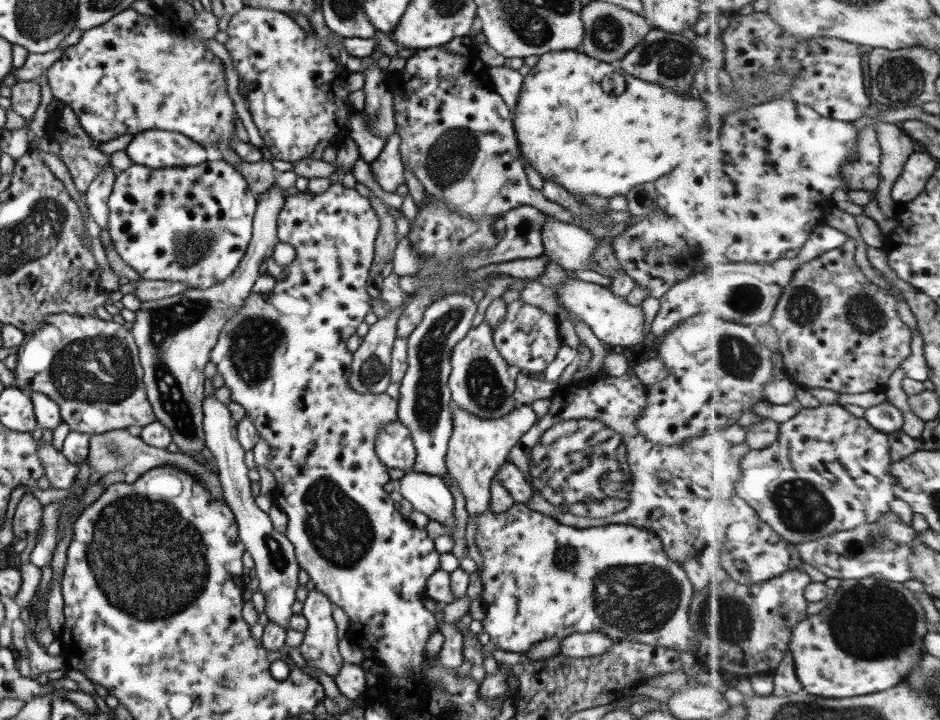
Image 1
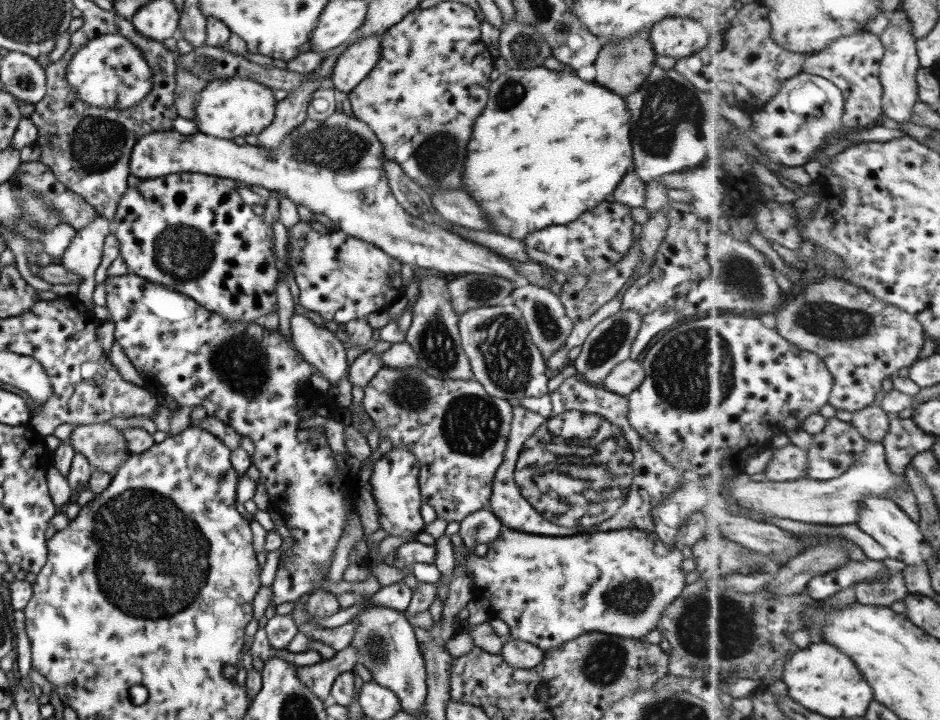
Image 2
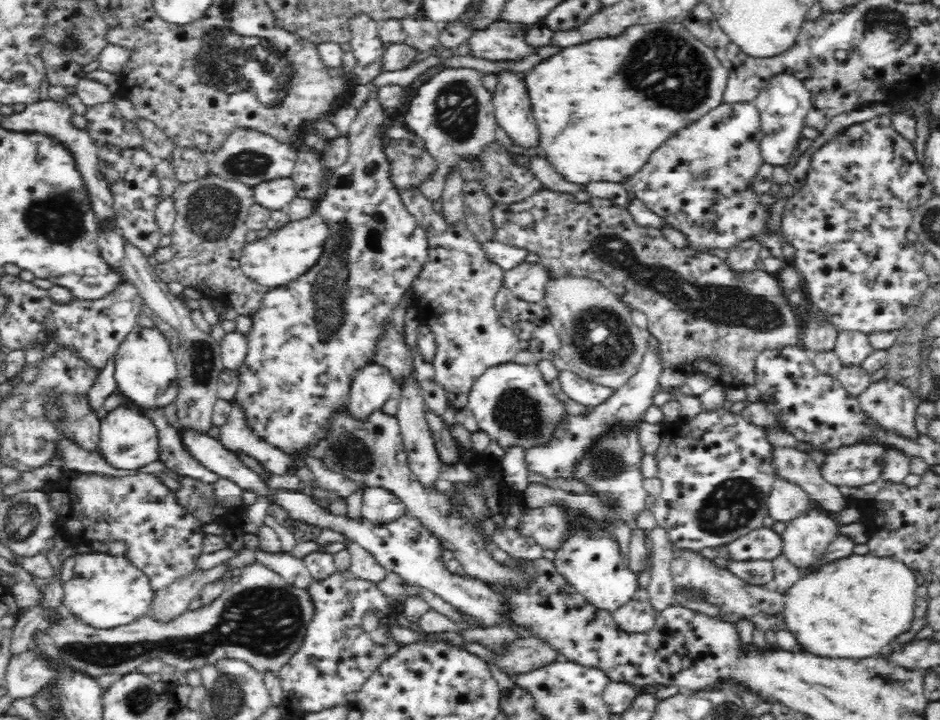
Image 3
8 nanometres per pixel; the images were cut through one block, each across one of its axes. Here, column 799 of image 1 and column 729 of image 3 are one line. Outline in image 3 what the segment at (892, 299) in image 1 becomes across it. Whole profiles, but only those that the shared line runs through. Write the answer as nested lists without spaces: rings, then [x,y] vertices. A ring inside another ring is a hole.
[[[548,187],[538,189],[534,194],[520,202],[507,204],[495,203],[490,207],[491,223],[493,226],[493,239],[504,244],[511,244],[518,248],[525,248],[527,251],[538,254],[538,264],[550,274],[561,275],[562,273],[585,275],[602,282],[603,286],[610,289],[622,302],[625,302],[633,310],[644,312],[648,318],[648,333],[651,333],[658,340],[662,358],[664,362],[671,364],[673,368],[680,369],[686,374],[694,372],[705,372],[715,380],[733,384],[752,384],[755,377],[755,358],[759,350],[764,348],[780,348],[781,346],[793,345],[797,342],[800,332],[797,321],[797,312],[787,300],[786,293],[782,289],[780,282],[774,276],[755,271],[746,277],[736,277],[724,260],[715,255],[696,253],[690,248],[677,248],[662,235],[658,227],[645,227],[636,224],[626,207],[615,205],[610,199],[590,197],[585,202],[578,202],[572,193],[565,193]],[[524,212],[530,216],[530,224],[520,224],[516,218],[518,214]]]

